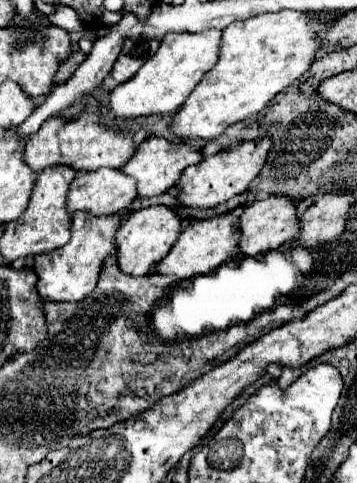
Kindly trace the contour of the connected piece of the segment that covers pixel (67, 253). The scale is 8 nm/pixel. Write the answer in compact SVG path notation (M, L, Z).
M72 214L72 238L62 248L56 248L48 254L36 256L34 272L38 276L36 290L40 298L50 302L76 302L86 298L98 282L100 266L110 252L114 252L114 232L120 226L120 216L92 216L92 214Z

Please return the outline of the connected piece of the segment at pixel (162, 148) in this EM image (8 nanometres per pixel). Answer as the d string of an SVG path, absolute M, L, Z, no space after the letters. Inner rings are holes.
M146 138L134 152L134 156L120 168L124 174L136 178L136 188L138 188L138 196L140 198L152 198L152 196L158 196L158 194L164 194L168 188L172 188L182 170L192 166L192 164L198 164L202 160L202 154L186 144L174 144L174 142L168 142L166 138Z

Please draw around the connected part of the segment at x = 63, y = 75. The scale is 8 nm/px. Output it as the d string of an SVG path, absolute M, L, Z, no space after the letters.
M74 52L68 60L64 60L64 62L60 64L56 76L54 76L54 84L62 84L64 80L68 80L68 78L72 76L72 72L78 68L78 64L80 64L84 58L86 58L86 56L84 56L82 52Z

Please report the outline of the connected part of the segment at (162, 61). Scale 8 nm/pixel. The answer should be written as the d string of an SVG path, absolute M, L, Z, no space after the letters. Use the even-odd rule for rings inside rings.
M204 30L198 34L166 34L158 52L128 82L110 90L110 116L124 120L176 112L200 78L216 64L220 34L220 30Z

